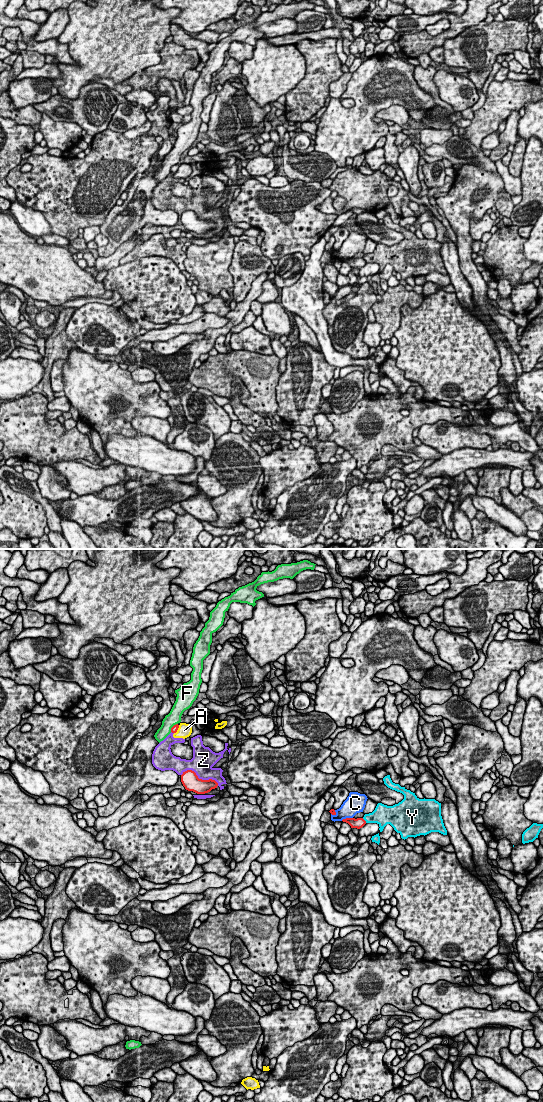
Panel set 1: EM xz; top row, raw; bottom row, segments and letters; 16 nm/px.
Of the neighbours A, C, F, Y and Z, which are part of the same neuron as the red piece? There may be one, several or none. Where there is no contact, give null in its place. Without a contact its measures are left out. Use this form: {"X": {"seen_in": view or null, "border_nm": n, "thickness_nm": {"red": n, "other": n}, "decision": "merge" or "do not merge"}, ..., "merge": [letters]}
{"A": {"seen_in": "xz", "border_nm": 170, "thickness_nm": {"red": 100, "other": 220}, "decision": "do not merge"}, "C": {"seen_in": "xz", "border_nm": 200, "thickness_nm": {"red": 170, "other": 300}, "decision": "do not merge"}, "F": {"seen_in": "xz", "border_nm": 190, "thickness_nm": {"red": 100, "other": 220}, "decision": "do not merge"}, "Y": {"seen_in": "xz", "border_nm": 110, "thickness_nm": {"red": 170, "other": 240}, "decision": "do not merge"}, "Z": {"seen_in": "xz", "border_nm": 650, "thickness_nm": {"red": 280, "other": 340}, "decision": "do not merge"}, "merge": []}

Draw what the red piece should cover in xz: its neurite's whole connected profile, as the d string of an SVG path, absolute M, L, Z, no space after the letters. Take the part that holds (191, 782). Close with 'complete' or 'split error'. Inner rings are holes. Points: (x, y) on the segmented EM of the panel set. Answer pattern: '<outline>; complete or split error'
M192 770L183 772L183 774L181 775L181 782L186 790L193 791L197 794L208 793L218 786L218 783L215 780L199 779L196 773Z; complete

